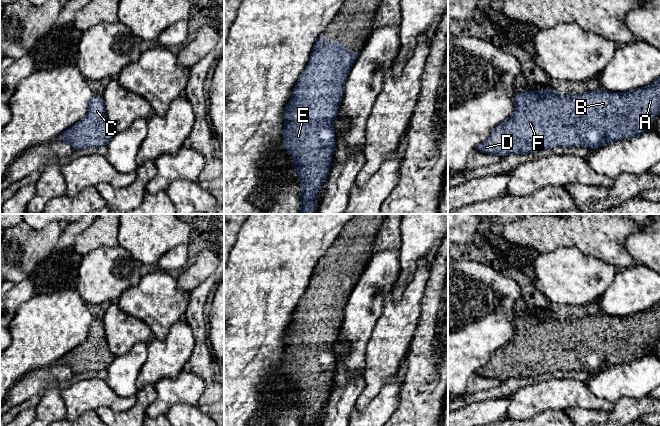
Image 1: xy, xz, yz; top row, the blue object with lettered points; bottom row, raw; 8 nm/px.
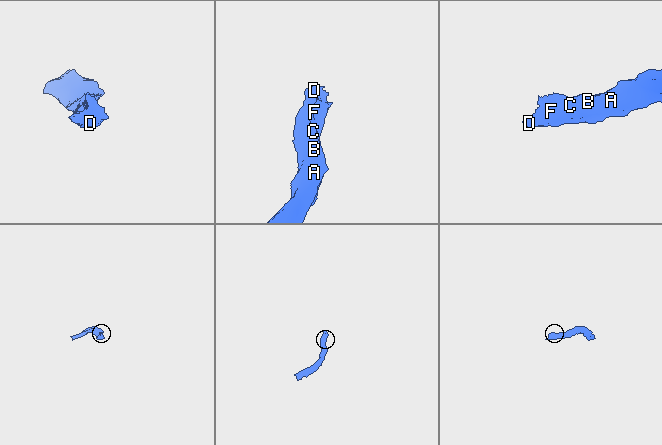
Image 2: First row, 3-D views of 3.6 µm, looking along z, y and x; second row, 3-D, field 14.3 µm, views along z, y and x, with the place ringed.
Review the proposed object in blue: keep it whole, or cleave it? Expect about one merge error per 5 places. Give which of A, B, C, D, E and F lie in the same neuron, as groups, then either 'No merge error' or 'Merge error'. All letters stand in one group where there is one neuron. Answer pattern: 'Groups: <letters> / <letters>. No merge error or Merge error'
Groups: A B C D E F. No merge error

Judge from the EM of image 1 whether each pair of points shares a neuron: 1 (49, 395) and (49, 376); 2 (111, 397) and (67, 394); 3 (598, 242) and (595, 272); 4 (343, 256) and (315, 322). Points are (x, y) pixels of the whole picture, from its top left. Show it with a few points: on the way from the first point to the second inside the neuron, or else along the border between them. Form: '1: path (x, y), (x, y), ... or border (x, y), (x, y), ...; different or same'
1: border (47, 387), (43, 391); different
2: path (100, 395), (78, 395); same
3: border (575, 247), (617, 268); different
4: path (337, 272), (322, 306); same

